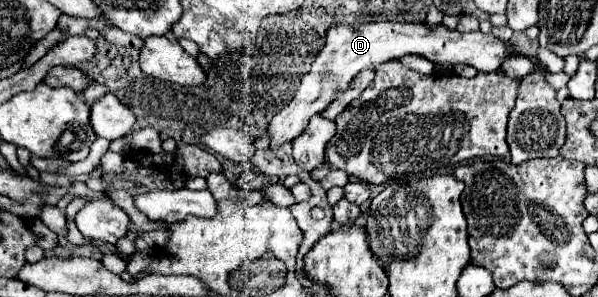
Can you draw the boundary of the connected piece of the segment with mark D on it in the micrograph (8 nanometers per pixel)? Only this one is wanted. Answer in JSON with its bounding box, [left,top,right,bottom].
[270,23,514,149]

